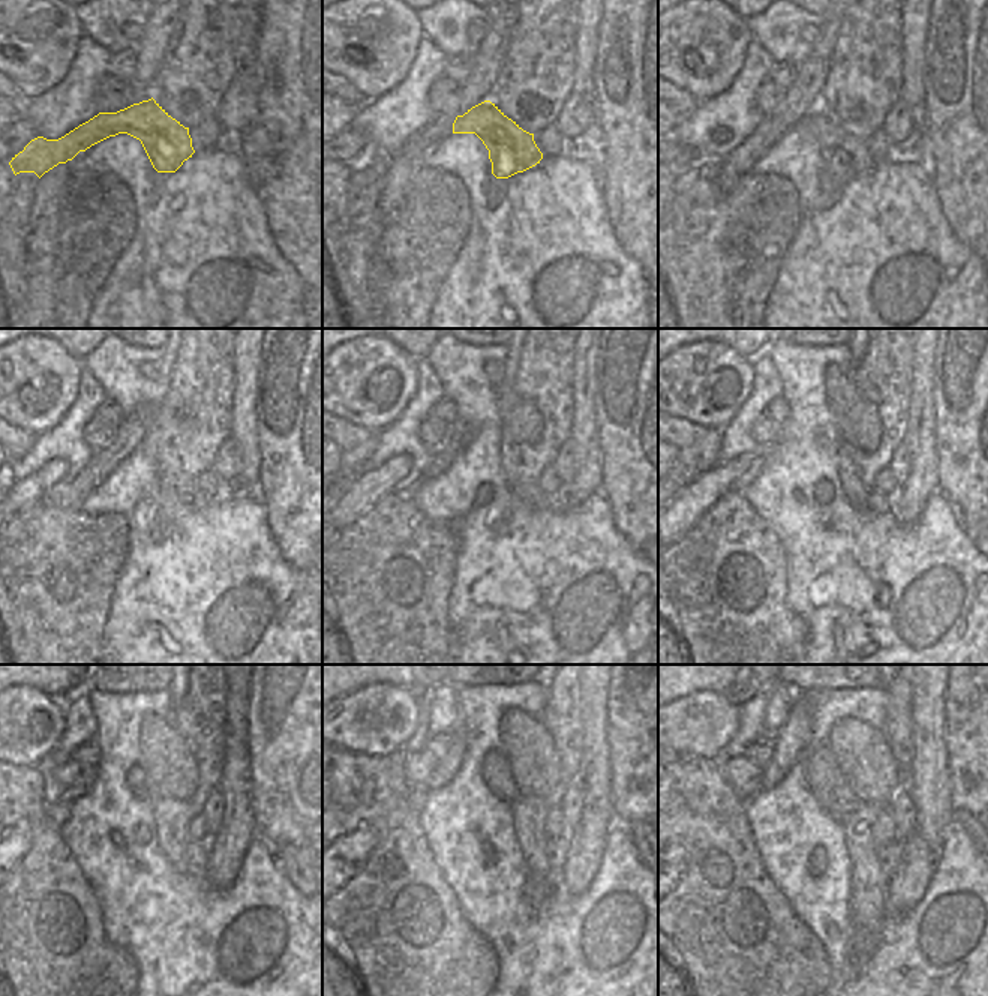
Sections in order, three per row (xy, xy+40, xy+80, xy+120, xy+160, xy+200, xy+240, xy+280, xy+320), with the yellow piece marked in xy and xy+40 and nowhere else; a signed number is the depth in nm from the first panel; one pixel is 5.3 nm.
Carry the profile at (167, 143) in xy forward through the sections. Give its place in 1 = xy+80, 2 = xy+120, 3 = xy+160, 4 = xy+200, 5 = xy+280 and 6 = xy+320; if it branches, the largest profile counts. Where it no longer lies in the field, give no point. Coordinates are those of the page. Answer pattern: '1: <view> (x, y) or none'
1: xy+80 (847, 156)
2: xy+120 (180, 492)
3: xy+160 (529, 495)
4: xy+200 (876, 503)
5: xy+280 (556, 848)
6: xy+320 (889, 857)

